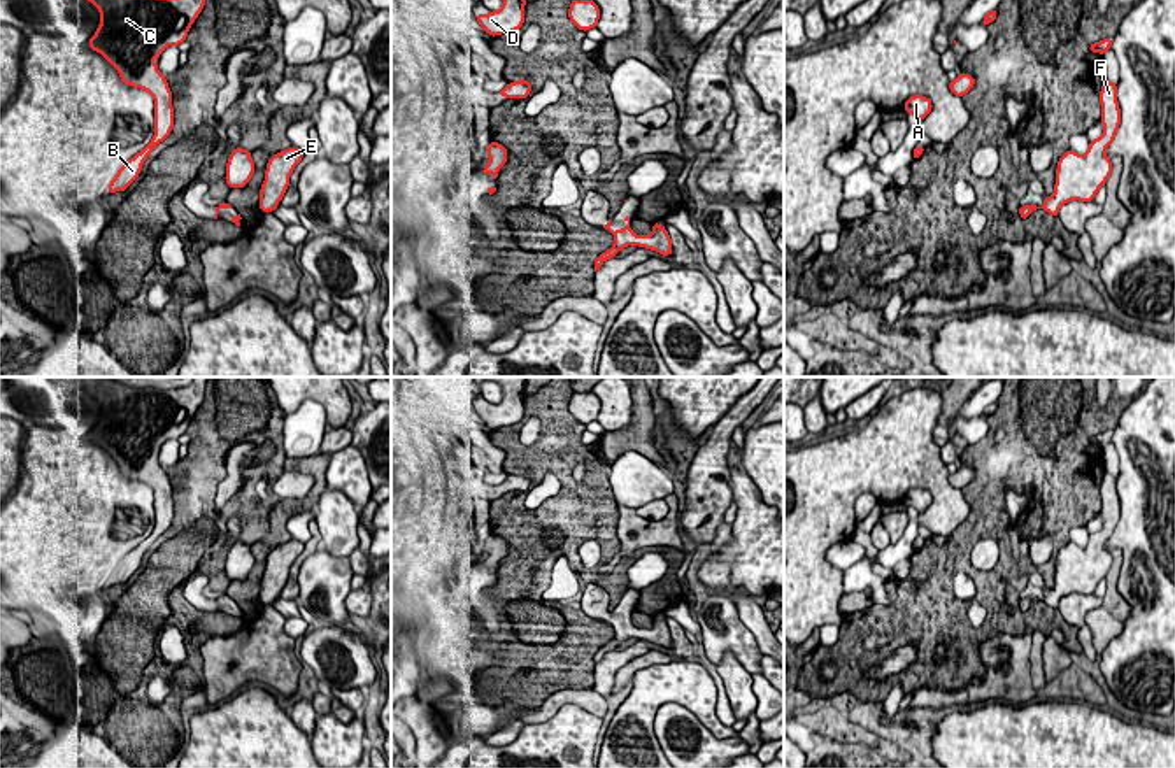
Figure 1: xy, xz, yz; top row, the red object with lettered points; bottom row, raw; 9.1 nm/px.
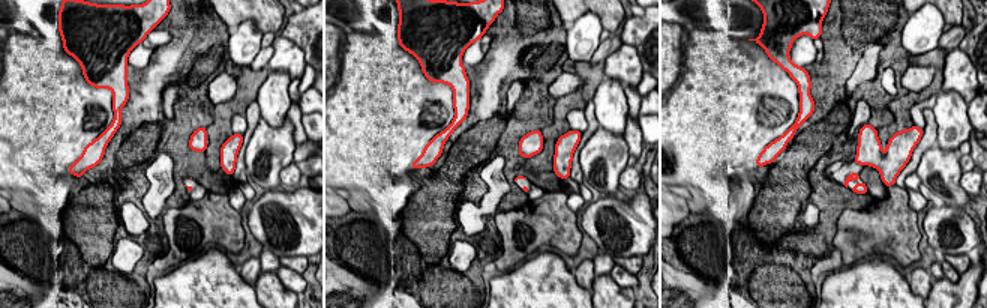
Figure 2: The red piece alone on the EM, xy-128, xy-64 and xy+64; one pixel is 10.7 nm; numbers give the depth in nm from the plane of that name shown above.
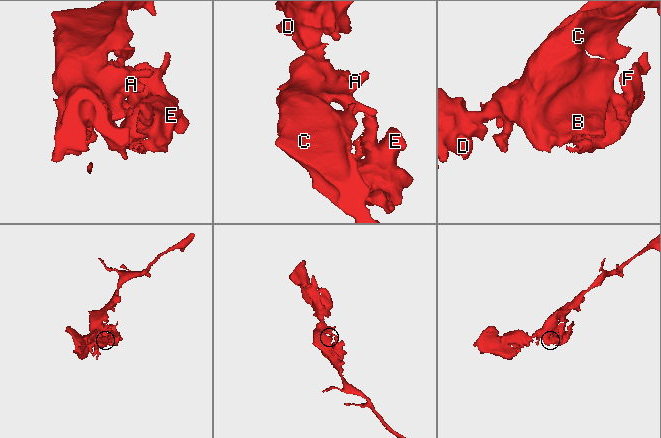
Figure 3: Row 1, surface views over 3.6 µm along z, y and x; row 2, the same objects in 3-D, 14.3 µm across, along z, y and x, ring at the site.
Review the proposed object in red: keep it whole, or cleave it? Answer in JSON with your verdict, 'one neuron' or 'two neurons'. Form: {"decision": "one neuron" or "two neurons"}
{"decision": "one neuron"}

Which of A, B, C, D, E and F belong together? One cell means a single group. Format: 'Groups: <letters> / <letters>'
Groups: A B C D E F

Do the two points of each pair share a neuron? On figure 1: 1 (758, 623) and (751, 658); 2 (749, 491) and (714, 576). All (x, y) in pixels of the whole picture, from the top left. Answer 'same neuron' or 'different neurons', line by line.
1: different neurons
2: same neuron

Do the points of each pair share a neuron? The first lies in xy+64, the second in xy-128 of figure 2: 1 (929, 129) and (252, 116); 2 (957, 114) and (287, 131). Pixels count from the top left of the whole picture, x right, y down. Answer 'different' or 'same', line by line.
1: same
2: different

